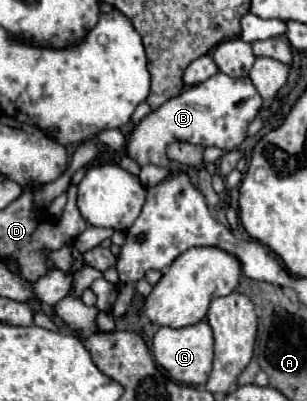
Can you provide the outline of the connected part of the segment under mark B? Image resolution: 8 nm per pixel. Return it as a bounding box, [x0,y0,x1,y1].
[127,73,263,167]

